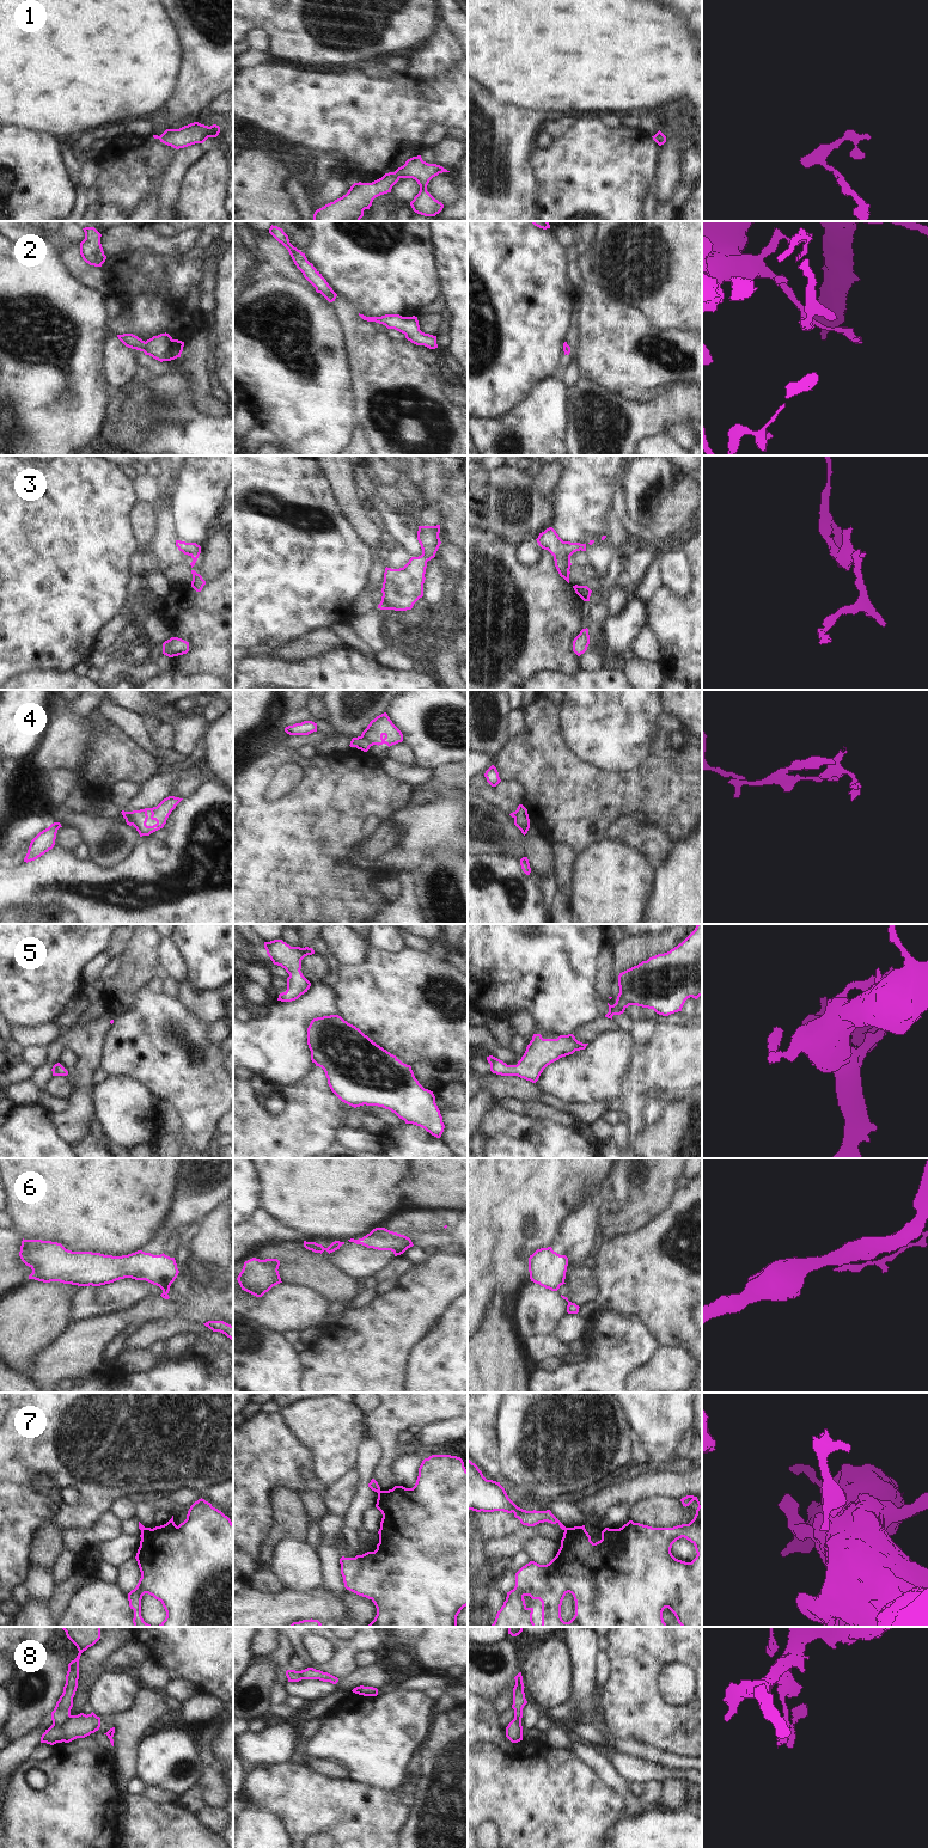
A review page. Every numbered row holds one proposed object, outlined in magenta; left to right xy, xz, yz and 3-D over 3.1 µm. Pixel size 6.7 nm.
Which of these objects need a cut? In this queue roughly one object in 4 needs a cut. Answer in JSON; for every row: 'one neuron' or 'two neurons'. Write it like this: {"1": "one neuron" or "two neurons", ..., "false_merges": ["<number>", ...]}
{"1": "one neuron", "2": "one neuron", "3": "one neuron", "4": "two neurons", "5": "one neuron", "6": "two neurons", "7": "two neurons", "8": "two neurons", "false_merges": ["4", "6", "7", "8"]}

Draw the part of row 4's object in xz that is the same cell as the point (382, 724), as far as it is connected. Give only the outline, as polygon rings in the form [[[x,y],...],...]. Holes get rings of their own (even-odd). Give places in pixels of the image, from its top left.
[[[386,712],[370,722],[361,734],[370,746],[386,744],[389,747],[403,741],[402,732],[392,723]]]

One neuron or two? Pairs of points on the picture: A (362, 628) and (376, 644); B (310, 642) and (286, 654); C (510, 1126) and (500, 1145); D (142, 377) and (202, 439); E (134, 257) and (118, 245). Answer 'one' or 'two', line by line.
A: one
B: one
C: two
D: two
E: two

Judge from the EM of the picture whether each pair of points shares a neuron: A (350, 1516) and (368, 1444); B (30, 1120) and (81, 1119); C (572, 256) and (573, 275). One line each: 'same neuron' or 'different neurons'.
A: same neuron
B: different neurons
C: same neuron

